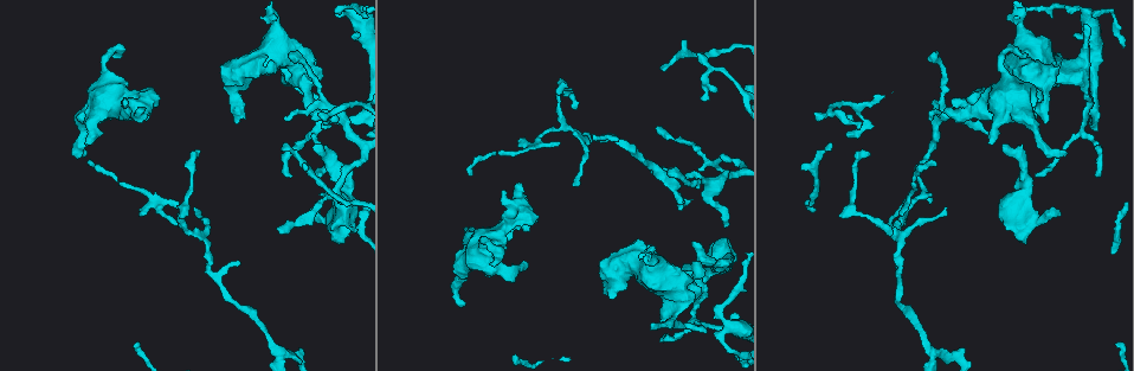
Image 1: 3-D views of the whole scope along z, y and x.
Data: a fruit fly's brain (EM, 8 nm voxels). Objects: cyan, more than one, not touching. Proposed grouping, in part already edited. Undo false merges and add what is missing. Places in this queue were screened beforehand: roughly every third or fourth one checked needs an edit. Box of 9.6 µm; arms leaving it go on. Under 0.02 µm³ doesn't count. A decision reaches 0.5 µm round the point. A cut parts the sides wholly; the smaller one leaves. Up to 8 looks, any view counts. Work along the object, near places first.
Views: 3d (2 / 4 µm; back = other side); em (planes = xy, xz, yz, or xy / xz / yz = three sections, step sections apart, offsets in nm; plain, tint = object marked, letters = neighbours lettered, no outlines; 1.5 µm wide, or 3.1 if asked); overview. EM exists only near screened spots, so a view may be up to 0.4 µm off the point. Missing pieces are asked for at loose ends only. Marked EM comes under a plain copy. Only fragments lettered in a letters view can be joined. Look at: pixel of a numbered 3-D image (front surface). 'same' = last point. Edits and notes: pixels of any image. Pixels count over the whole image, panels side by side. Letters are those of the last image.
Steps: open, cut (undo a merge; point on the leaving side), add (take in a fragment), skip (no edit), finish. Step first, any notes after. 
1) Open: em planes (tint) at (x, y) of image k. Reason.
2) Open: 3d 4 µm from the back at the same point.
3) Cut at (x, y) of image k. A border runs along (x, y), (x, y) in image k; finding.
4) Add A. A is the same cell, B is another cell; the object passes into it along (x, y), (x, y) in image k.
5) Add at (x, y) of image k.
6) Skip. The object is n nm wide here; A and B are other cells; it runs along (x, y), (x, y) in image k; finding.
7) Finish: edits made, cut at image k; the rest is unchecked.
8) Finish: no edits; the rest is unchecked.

Open: em planes (letters) at (695, 243) of image 1. Free end.

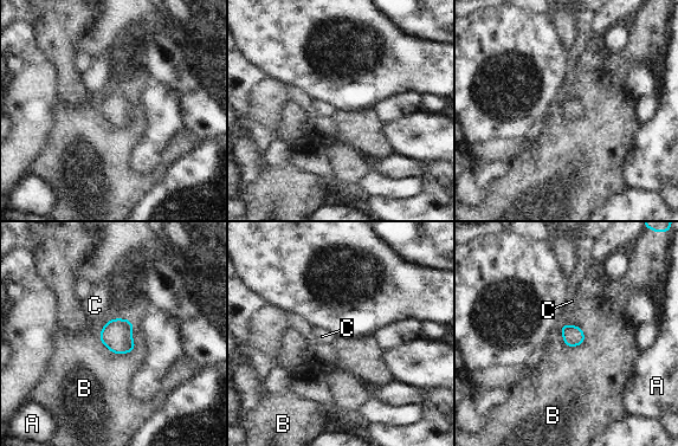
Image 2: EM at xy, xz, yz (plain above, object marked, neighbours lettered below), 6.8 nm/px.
Skip. The longest contact is with B, 280 nm; A, B and C are other cells; a border runs along (98, 331), (114, 353), (137, 346) in image 2; none of them fits.

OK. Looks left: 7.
Open: em planes (letters) at (468, 228) of image 1. Free end.

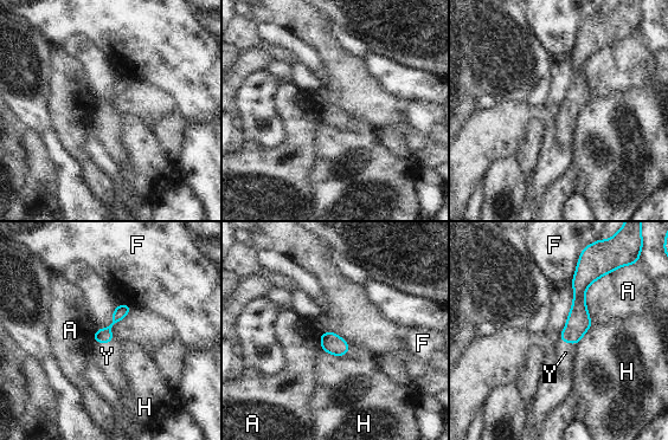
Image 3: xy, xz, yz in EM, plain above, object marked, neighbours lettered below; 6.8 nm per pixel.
Add Y. The longest contact is with A, 420 nm; Y is the same cell, A, F and H are other cells; the object passes into it along (103, 335), (103, 342), (107, 356) in image 3; it goes on there.

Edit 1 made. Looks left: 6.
Open: em planes (letters) at (518, 141) of image 1. Thin end.

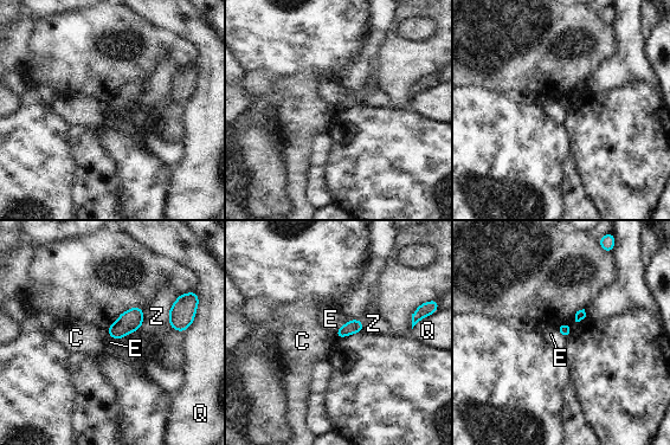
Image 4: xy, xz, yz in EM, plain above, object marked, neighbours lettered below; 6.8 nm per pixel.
Skip. C, E, Q and Z are other cells; no lettered fragment goes on from it.

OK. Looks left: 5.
Finish: edits made, add at image 3; the rest is unchecked.

